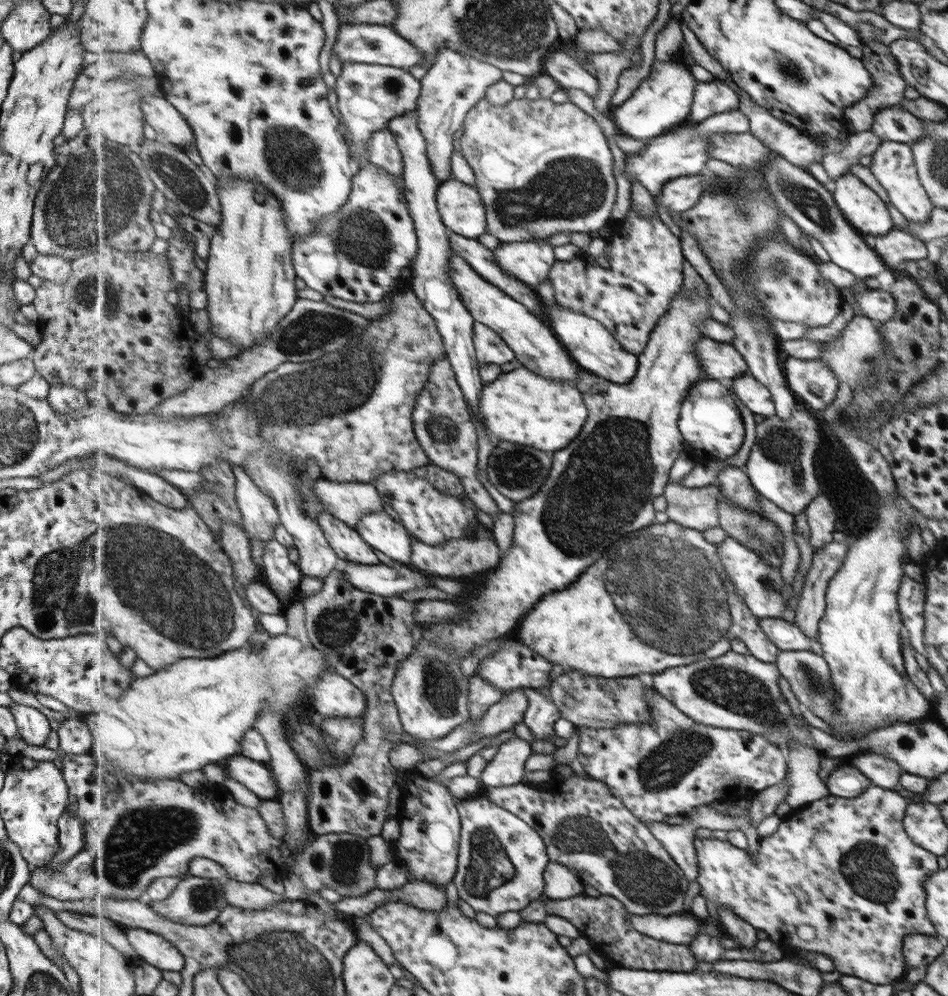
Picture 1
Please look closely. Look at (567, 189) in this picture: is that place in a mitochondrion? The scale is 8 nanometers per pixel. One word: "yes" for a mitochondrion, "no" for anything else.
yes

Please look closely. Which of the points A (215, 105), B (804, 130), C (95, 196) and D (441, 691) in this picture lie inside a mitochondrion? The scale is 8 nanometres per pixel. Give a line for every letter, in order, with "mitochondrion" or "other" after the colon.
A: other
B: other
C: mitochondrion
D: mitochondrion

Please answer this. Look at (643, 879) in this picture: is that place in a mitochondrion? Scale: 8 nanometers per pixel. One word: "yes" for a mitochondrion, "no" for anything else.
yes

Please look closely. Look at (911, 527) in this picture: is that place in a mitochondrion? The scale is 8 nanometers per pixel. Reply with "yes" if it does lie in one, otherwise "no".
no

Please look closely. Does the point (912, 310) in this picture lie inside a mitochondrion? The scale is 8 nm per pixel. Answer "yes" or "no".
no

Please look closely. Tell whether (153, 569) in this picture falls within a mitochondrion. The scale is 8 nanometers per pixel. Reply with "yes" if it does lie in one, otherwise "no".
yes

